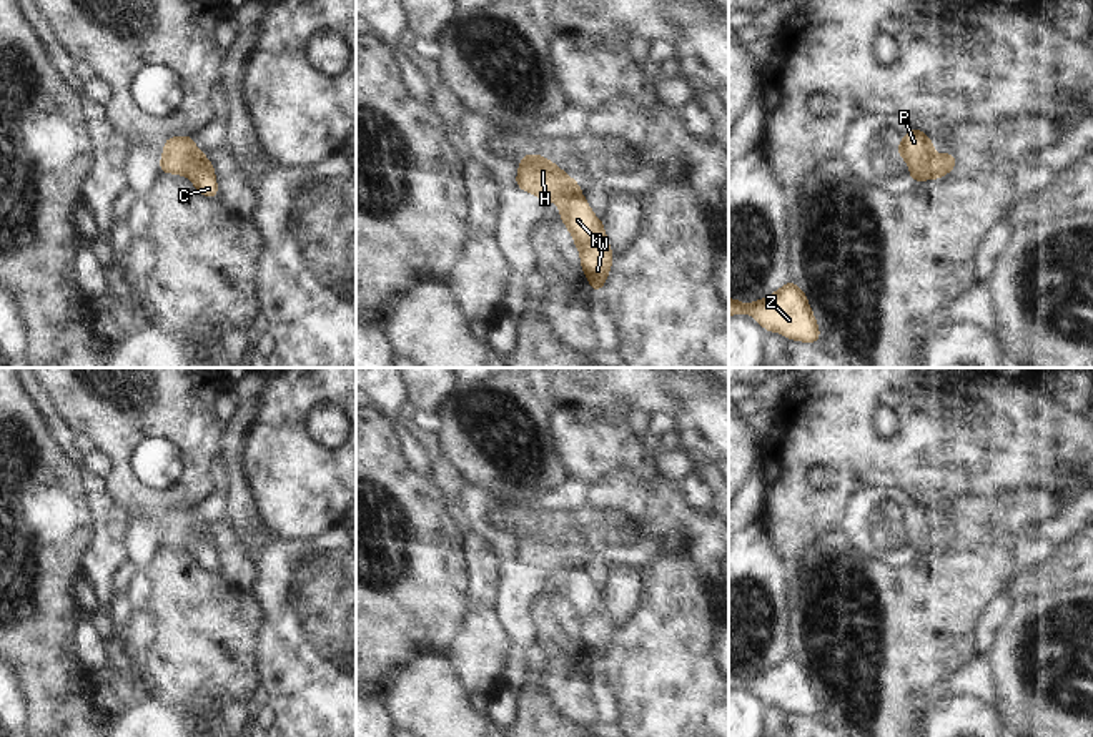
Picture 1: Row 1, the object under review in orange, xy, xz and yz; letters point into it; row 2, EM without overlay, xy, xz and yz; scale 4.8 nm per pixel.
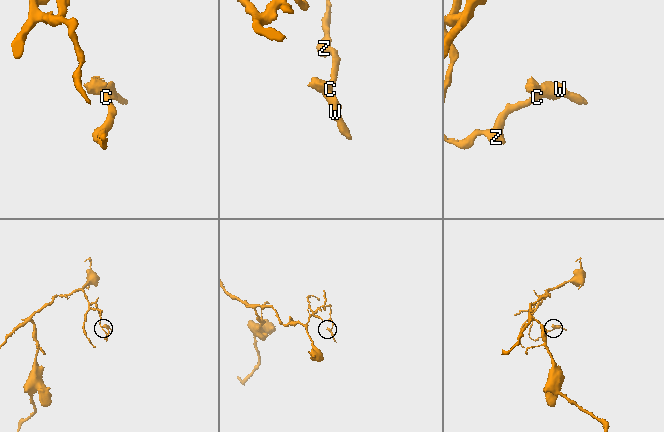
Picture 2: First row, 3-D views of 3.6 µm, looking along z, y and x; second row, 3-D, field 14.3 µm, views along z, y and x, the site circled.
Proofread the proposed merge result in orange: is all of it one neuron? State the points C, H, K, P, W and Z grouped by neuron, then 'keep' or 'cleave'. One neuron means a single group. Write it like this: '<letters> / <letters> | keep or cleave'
C K W Z / H P | cleave

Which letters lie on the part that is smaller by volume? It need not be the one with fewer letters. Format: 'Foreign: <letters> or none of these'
Foreign: H, P

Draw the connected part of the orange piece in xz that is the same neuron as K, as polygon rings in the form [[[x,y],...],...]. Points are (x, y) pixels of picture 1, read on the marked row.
[[[576,181],[559,198],[561,221],[567,226],[581,253],[581,266],[591,279],[589,291],[606,284],[614,255],[604,233],[604,223],[596,218]]]

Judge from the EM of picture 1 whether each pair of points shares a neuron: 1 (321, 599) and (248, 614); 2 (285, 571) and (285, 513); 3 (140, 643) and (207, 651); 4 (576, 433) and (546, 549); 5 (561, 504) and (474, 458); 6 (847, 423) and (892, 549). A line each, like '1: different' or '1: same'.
1: different
2: different
3: different
4: different
5: different
6: different

